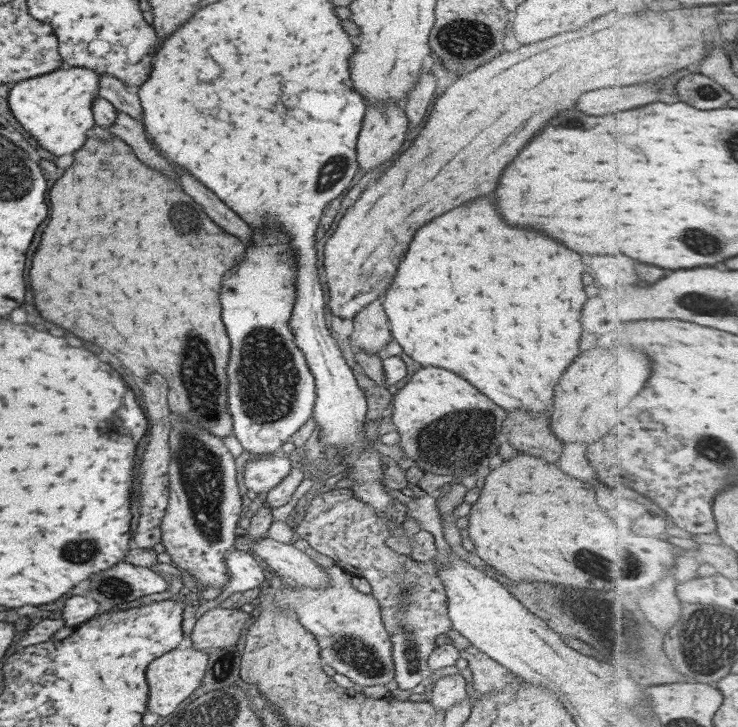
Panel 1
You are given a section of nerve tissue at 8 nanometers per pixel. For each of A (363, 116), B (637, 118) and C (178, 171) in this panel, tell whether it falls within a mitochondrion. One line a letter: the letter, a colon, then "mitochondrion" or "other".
A: other
B: other
C: other

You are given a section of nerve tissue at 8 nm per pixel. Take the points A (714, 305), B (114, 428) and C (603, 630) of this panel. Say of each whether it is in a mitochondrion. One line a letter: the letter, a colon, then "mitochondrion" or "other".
A: mitochondrion
B: mitochondrion
C: other

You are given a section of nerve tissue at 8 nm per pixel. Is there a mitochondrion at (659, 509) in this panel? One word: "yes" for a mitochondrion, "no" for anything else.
no

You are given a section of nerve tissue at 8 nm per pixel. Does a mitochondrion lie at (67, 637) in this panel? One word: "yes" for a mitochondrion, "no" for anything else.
no

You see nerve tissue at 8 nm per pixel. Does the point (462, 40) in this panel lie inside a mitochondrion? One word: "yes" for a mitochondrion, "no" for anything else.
yes

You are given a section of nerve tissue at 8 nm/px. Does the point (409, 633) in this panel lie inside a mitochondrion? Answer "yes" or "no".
yes

